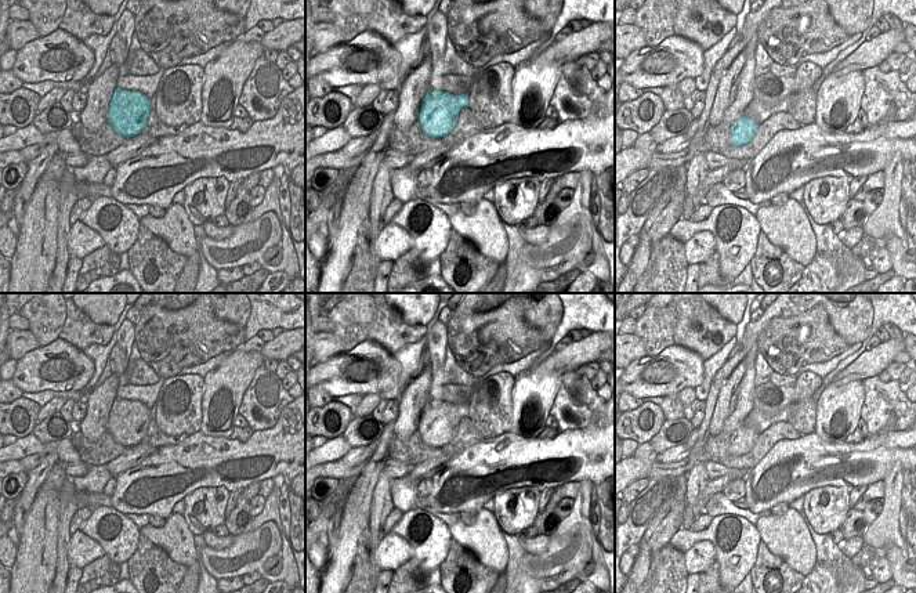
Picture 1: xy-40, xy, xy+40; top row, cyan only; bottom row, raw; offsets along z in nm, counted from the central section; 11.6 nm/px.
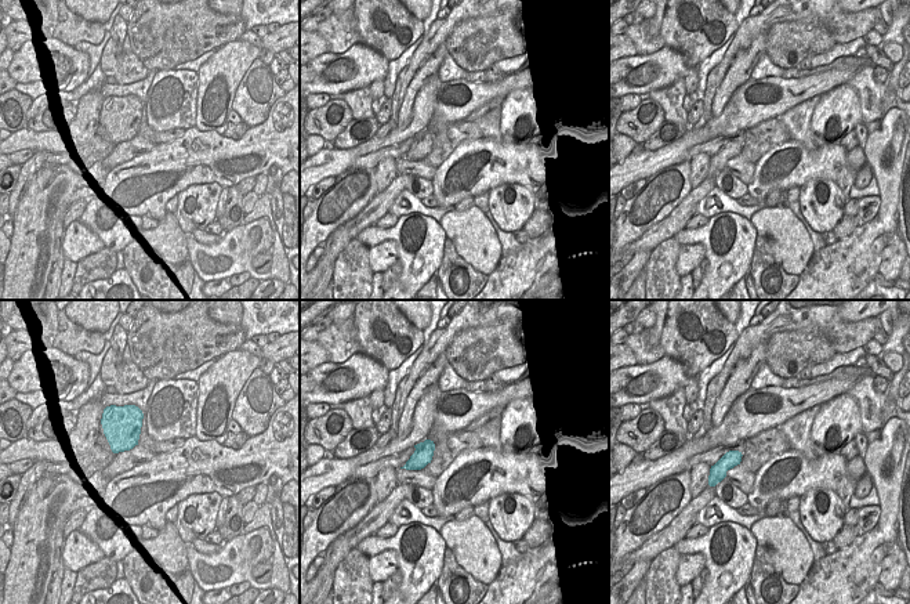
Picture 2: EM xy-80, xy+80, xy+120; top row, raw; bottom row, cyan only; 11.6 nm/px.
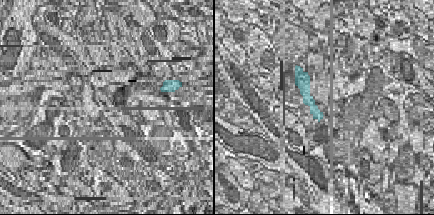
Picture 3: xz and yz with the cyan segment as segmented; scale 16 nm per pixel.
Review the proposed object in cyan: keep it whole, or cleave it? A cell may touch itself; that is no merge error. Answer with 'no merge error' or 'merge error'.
no merge error

